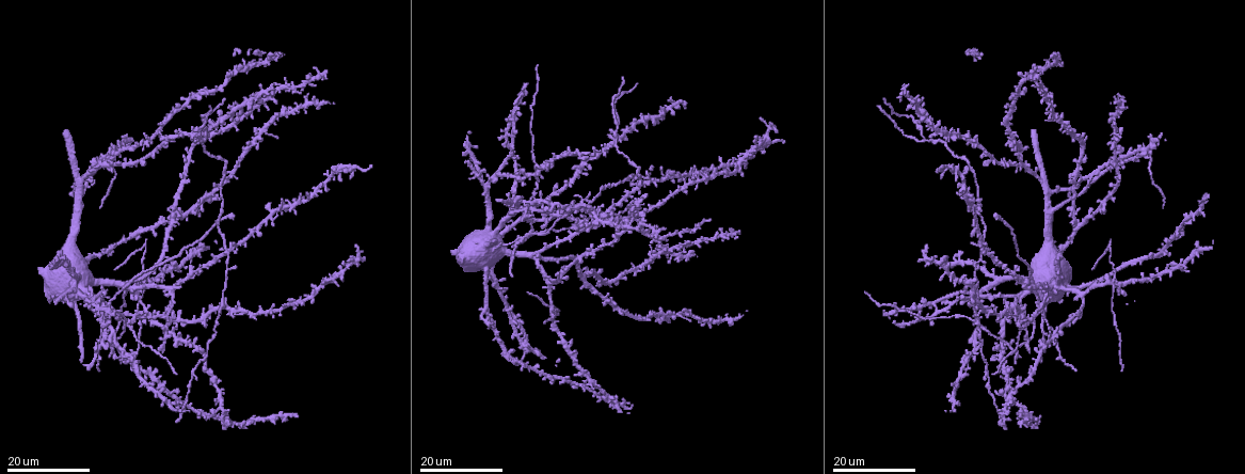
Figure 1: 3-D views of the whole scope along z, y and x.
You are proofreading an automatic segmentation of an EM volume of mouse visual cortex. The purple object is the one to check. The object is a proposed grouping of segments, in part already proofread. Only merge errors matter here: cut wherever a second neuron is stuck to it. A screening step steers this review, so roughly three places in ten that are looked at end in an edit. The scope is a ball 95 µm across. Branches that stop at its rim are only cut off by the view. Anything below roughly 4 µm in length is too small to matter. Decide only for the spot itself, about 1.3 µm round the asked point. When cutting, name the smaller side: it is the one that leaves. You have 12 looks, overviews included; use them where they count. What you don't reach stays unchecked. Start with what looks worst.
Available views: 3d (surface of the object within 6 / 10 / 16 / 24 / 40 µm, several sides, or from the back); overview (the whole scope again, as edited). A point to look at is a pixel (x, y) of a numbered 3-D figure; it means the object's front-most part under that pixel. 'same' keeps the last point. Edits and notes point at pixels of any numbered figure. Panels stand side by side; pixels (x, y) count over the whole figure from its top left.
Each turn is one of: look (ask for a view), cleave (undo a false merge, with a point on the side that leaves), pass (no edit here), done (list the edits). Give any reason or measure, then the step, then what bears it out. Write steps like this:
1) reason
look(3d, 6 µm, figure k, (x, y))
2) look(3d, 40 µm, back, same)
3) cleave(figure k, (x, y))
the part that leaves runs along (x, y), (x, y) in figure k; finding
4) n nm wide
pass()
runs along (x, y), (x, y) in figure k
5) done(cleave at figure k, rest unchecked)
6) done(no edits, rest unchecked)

four arms meet
look(3d, 16 µm, figure 1, (172, 306))

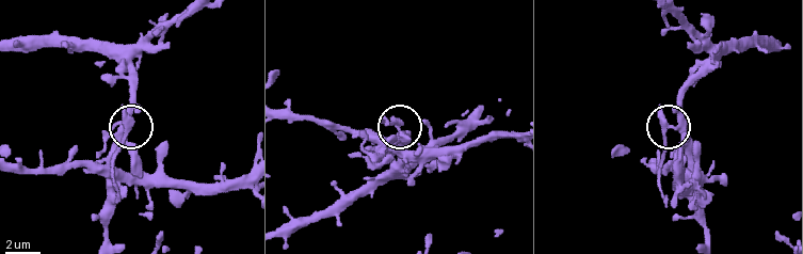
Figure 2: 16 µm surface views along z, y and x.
look(3d, 6 µm, figure 2, (397, 134))

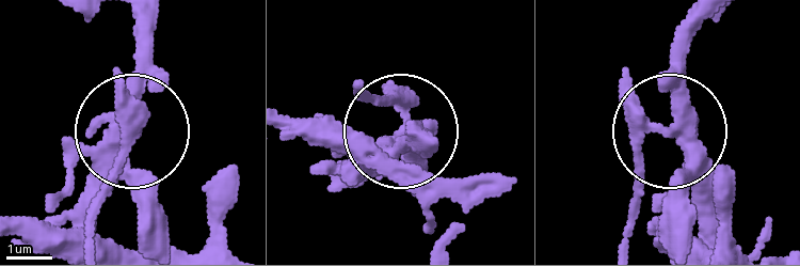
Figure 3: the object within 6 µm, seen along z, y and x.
cleave(figure 3, (105, 183))
the part that leaves runs along (136, 126), (90, 237) in figure 3; two neurons meet here

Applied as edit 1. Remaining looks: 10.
redraw
look(overview)

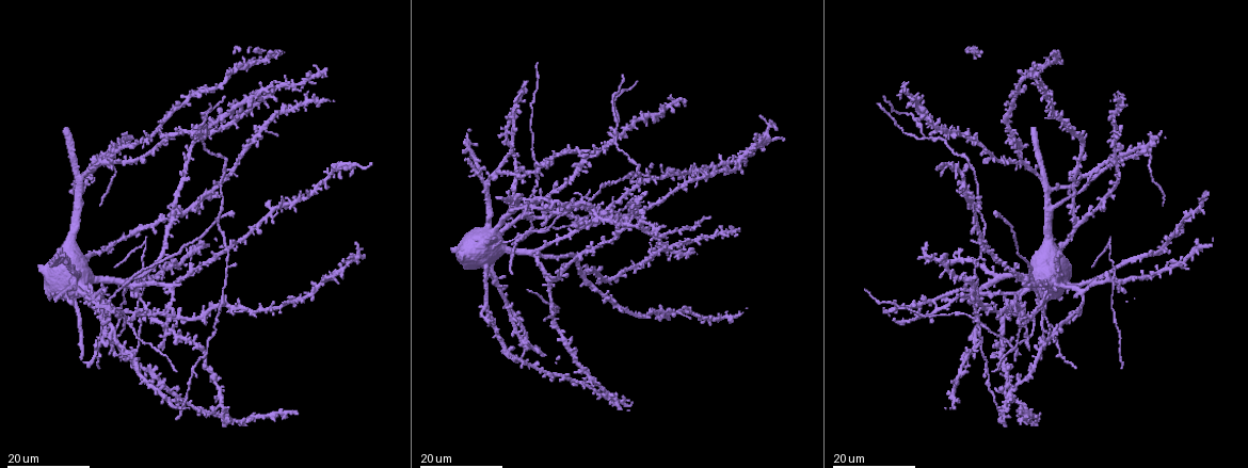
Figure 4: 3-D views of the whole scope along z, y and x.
branch point
look(3d, 16 µm, figure 4, (1116, 279))

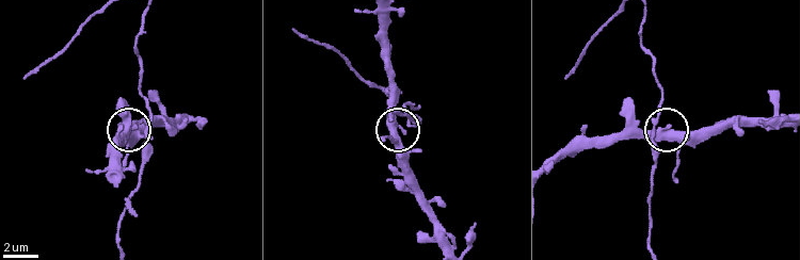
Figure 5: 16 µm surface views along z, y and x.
look(3d, 6 µm, figure 5, (404, 129))

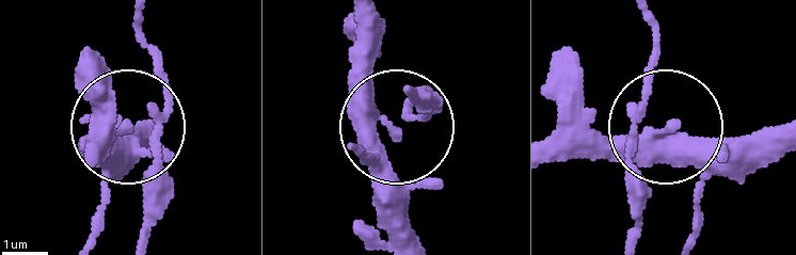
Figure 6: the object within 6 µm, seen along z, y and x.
270 nm wide
pass()
runs along (357, 11), (369, 102), (393, 122), (434, 92) in figure 6; all the same neuron

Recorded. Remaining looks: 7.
look(3d, 16 µm, figure 4, (222, 237))

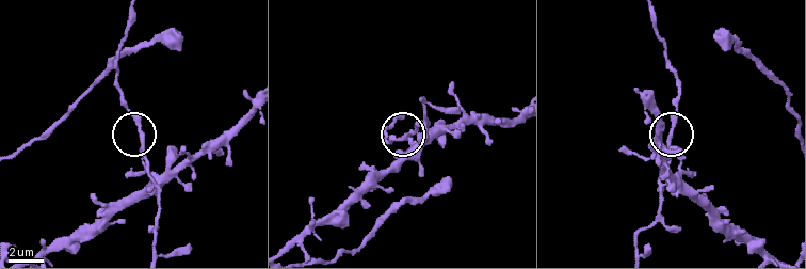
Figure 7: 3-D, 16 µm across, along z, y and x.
look(3d, 10 µm, figure 7, (142, 138))

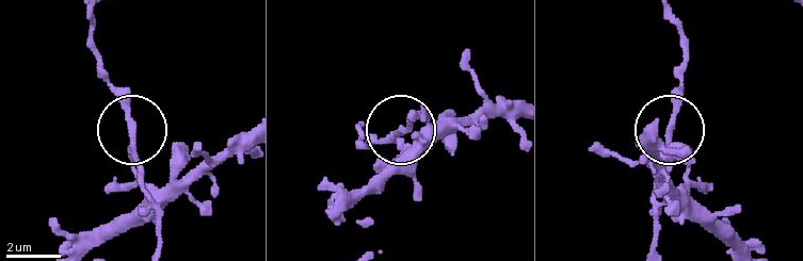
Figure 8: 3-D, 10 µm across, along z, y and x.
pass()
all the same neuron

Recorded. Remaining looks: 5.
look(3d, 16 µm, figure 4, (1022, 74))

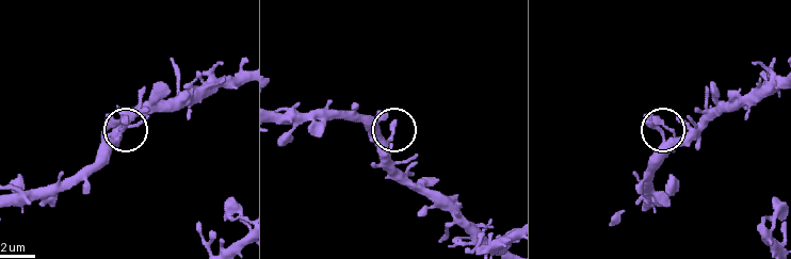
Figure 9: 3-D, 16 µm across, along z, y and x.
look(3d, 6 µm, figure 9, (391, 140))

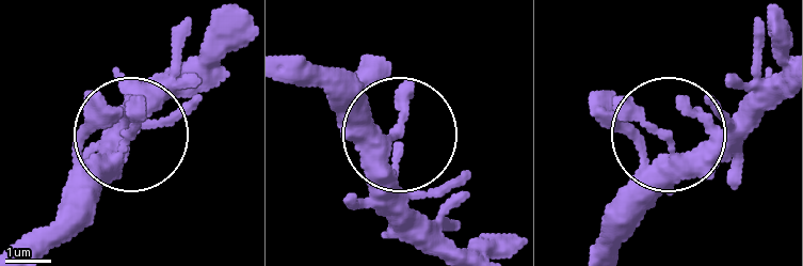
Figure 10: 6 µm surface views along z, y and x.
pass()
all the same neuron

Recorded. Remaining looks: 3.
sudden change in width
look(3d, 16 µm, figure 4, (146, 245))

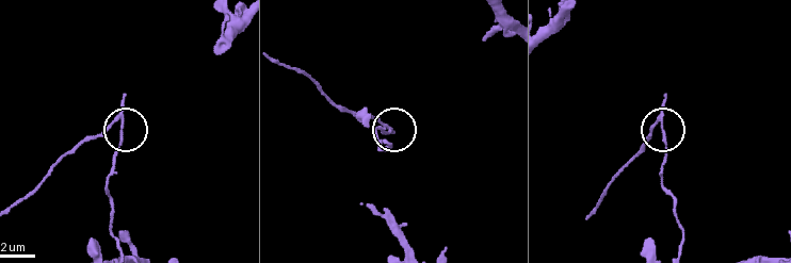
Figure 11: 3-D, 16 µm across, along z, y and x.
look(3d, 6 µm, figure 11, (662, 136))

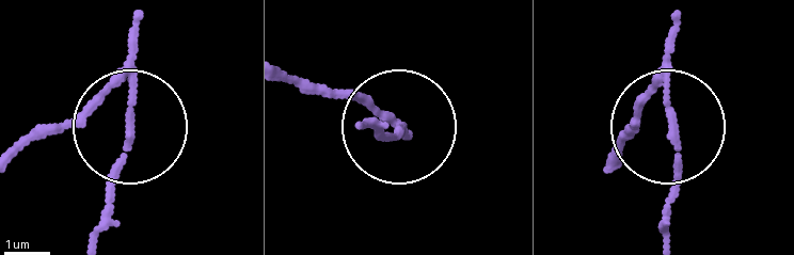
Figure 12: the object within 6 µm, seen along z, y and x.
look(3d, 6 µm, back, figure 12, (401, 130))

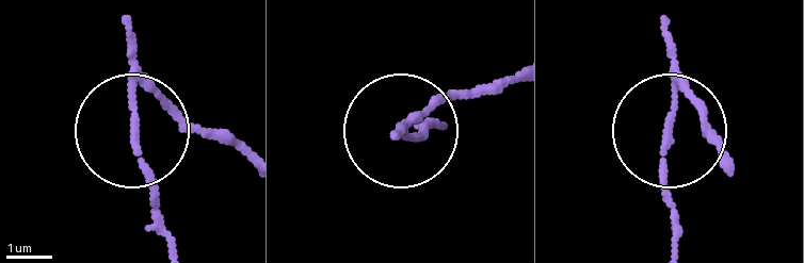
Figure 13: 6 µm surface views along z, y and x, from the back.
cleave(figure 13, (180, 131))
the part that leaves runs along (147, 80), (200, 126), (246, 145) in figure 13; a second neuron is stuck on

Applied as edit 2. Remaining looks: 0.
done(cleave at figure 3, cleave at figure 13, rest unchecked)

